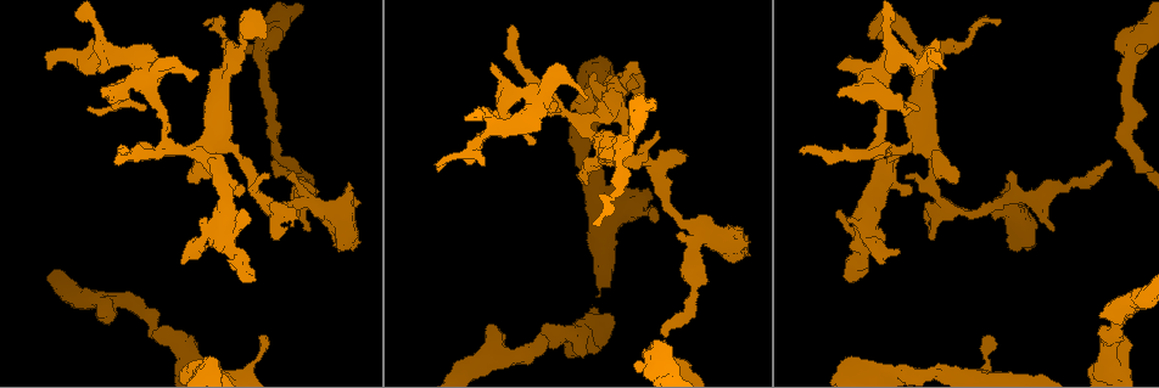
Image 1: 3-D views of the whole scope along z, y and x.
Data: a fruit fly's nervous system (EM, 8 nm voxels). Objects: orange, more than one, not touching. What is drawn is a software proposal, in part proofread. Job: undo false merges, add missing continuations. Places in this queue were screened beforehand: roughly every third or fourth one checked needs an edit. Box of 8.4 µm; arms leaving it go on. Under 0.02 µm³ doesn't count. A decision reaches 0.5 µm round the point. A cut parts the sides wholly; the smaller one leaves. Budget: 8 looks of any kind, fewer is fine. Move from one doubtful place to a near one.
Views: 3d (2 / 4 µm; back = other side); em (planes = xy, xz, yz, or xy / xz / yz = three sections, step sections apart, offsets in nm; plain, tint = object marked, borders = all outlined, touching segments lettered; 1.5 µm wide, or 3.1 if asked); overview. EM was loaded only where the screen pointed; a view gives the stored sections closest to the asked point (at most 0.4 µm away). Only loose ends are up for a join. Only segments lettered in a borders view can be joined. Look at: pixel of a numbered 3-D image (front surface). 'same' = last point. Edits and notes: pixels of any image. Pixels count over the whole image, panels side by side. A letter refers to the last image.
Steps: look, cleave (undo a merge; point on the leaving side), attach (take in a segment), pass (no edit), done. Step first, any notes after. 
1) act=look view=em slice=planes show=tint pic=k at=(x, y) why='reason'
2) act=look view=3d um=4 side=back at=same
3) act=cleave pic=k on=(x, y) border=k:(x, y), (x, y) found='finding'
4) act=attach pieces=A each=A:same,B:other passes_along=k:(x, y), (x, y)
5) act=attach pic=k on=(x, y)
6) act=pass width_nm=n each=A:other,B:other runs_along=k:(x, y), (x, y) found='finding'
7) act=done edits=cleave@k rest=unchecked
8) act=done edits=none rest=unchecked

act=look view=em slice=planes show=tint pic=1 at=(1100, 313) why='thick end'

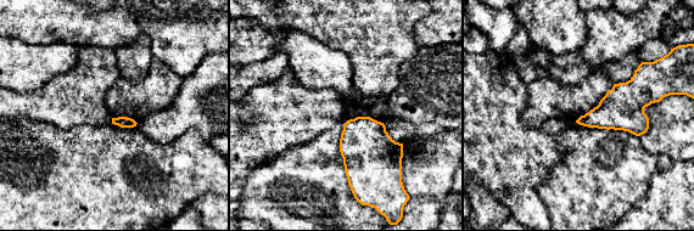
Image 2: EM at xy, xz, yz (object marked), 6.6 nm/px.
act=look view=em slice=planes show=borders at=same why='what lies round it'

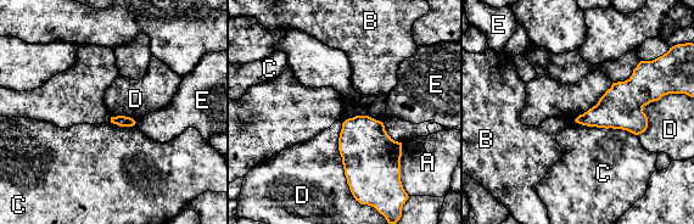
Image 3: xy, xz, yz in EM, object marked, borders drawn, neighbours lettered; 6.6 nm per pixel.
act=pass each=A:other,B:other,C:other,D:other,E:other found='none of them fits'

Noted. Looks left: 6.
act=look view=em slice=planes show=tint pic=1 at=(199, 252) why='an open end'

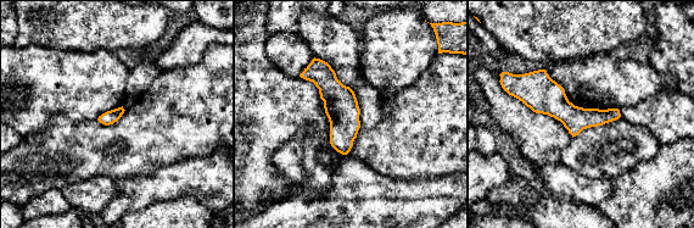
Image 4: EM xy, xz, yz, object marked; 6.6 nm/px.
act=look view=em slice=planes show=borders at=same

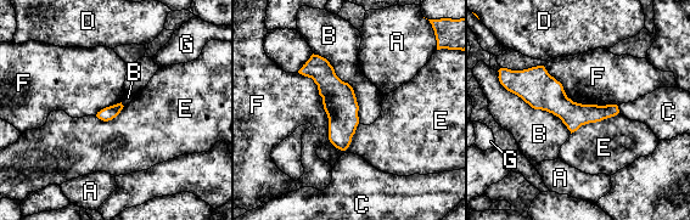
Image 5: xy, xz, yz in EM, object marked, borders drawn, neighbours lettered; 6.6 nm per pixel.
act=pass width_nm=170 longest_contact=F:550nm each=A:other,B:other,C:other,D:other,E:other,F:other,G:other found='no lettered segment goes on from it'

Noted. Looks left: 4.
act=look view=em slice=xy step=8 show=tint pic=1 at=(905, 175) why='an open end'

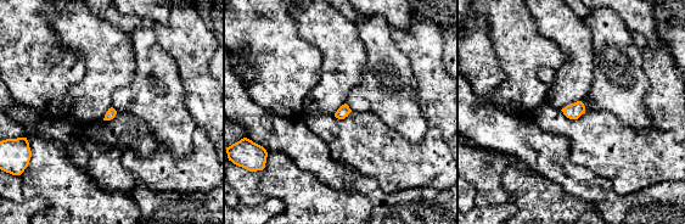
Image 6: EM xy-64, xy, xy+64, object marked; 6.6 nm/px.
act=look view=em slice=xz step=8 show=borders at=same why='another direction'

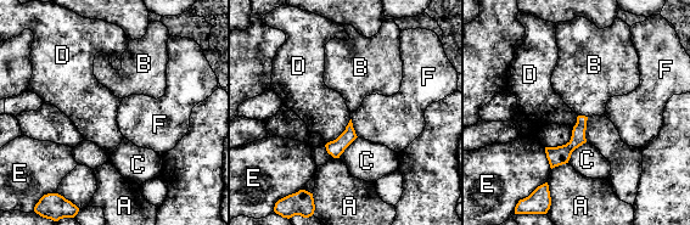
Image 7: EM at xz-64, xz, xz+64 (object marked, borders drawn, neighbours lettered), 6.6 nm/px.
act=pass each=A:other,B:other,C:other,D:other,E:other,F:other border=7:(351, 119), (346, 128), (326, 144) found='no lettered segment goes on from it'

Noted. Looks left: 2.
act=done edits=none rest=unchecked

